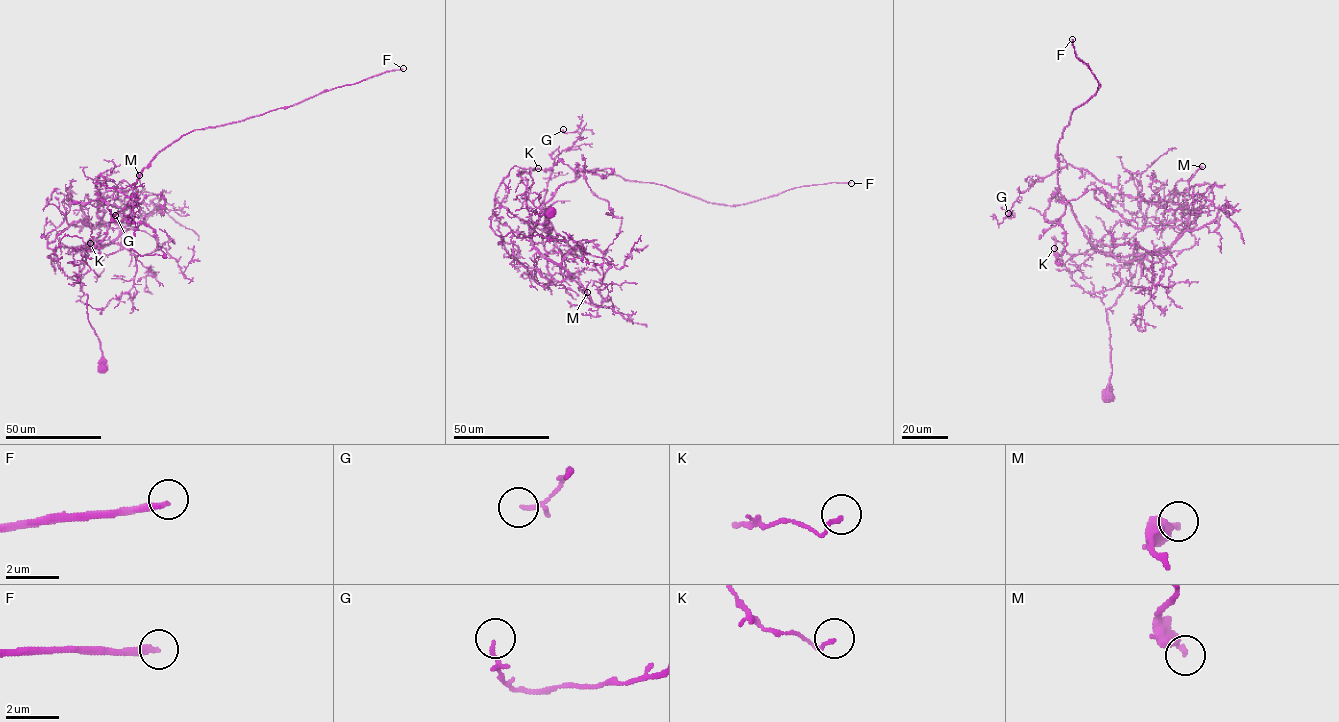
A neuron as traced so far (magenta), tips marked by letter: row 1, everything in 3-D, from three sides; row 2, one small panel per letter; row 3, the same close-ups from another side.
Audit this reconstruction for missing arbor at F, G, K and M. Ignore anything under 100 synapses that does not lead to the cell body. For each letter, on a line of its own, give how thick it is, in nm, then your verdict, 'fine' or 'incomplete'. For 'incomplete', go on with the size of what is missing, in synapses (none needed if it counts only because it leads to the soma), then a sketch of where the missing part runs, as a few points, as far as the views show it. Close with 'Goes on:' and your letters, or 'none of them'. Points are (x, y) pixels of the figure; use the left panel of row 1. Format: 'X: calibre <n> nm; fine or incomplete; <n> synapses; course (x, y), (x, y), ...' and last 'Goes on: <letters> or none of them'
F: calibre 260 nm; incomplete; 250 synapses
G: calibre 90 nm; fine
K: calibre 120 nm; fine
M: calibre 300 nm; fine
Goes on: F

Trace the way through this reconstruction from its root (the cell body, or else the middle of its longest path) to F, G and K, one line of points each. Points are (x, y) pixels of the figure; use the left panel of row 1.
F: (104, 369), (81, 288), (82, 248), (103, 239), (150, 161), (194, 130), (403, 68)
G: (104, 369), (81, 271), (123, 215), (97, 200), (100, 173), (131, 198), (134, 214), (115, 215)
K: (104, 369), (81, 271), (84, 249), (111, 242), (120, 227), (76, 221), (47, 246), (67, 235), (90, 243)

